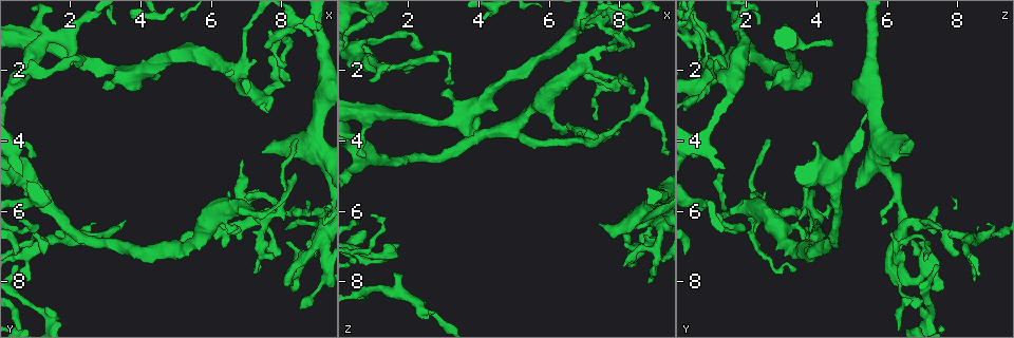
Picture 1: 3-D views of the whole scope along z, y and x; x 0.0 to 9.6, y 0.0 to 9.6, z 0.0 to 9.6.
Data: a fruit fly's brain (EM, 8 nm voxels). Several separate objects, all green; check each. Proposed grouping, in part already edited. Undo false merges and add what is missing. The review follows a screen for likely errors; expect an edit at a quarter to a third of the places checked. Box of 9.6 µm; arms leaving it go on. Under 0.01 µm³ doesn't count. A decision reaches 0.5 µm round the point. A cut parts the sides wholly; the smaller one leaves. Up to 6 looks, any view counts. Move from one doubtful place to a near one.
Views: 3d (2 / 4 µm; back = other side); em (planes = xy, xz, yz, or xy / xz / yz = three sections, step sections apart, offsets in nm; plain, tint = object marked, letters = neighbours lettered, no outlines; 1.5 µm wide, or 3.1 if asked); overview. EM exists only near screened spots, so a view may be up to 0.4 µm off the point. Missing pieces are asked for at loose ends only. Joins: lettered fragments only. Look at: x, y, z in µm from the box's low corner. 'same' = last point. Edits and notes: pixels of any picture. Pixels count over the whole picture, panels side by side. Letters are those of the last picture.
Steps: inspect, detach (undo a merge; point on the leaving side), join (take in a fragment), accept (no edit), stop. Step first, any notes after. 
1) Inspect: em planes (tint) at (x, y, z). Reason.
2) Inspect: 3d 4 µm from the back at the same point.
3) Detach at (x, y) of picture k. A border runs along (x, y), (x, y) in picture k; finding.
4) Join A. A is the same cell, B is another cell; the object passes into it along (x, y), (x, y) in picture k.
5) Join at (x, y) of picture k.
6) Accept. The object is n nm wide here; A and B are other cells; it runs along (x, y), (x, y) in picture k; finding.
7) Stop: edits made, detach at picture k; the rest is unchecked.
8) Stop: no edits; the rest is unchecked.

Inspect: em xz step 4 (letters) at (7.40, 4.35, 6.40). Thick end.

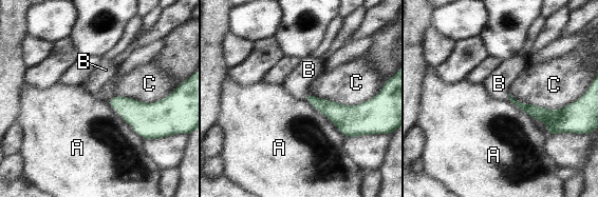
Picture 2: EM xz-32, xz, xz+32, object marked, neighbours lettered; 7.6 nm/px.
Inspect: em planes (letters) at the same point. Another direction.

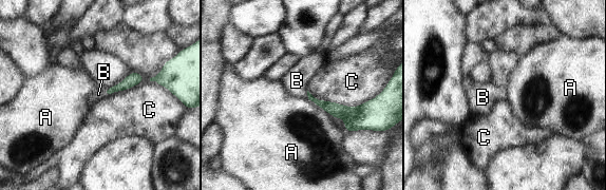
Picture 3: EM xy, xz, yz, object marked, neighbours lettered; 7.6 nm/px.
Join B. B is the same cell, A and C are other cells; the object passes into it along (132, 79), (103, 92), (98, 94) in picture 3; the cell continues.

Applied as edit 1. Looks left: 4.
Inspect: 3d 4 µm from the back at (1.60, 6.60, 7.75). An open end.

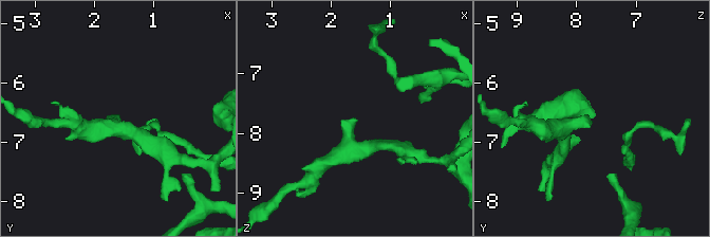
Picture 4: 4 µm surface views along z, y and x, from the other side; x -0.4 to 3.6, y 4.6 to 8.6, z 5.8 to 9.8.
Inspect: em planes (letters) at (1.60, 6.55, 7.80).

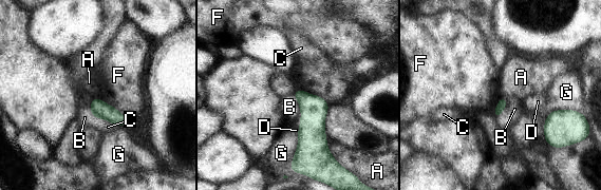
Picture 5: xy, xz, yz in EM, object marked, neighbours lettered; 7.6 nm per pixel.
Accept. A, B, C, D, F and G are other cells; a border runs along (93, 96), (115, 107), (128, 119) in picture 5; none of them fits.

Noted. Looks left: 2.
Stop: edits made, join at picture 3; the rest is unchecked.

